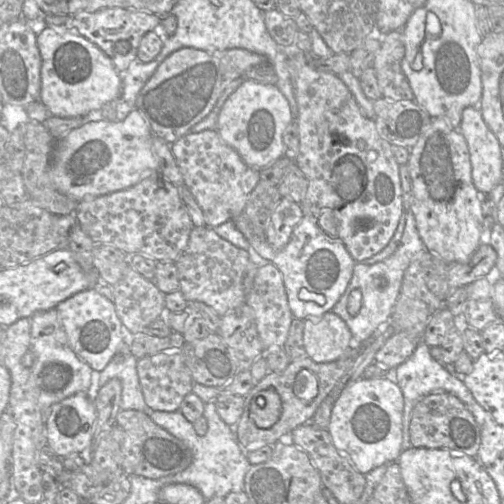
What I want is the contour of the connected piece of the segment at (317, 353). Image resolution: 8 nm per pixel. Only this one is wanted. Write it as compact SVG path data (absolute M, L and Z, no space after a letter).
M328 311L319 318L304 319L303 341L307 356L317 363L336 361L352 348L350 329L333 311Z

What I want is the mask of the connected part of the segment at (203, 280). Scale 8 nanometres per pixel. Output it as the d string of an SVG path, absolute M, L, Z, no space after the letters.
M193 227L187 246L174 263L179 290L187 302L202 302L213 308L220 317L245 303L243 281L251 263L249 253L221 238L213 228Z

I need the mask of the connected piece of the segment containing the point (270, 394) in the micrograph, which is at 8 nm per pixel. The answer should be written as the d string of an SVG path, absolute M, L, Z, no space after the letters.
M274 388L258 392L250 402L249 415L258 428L271 428L281 414L281 399Z

